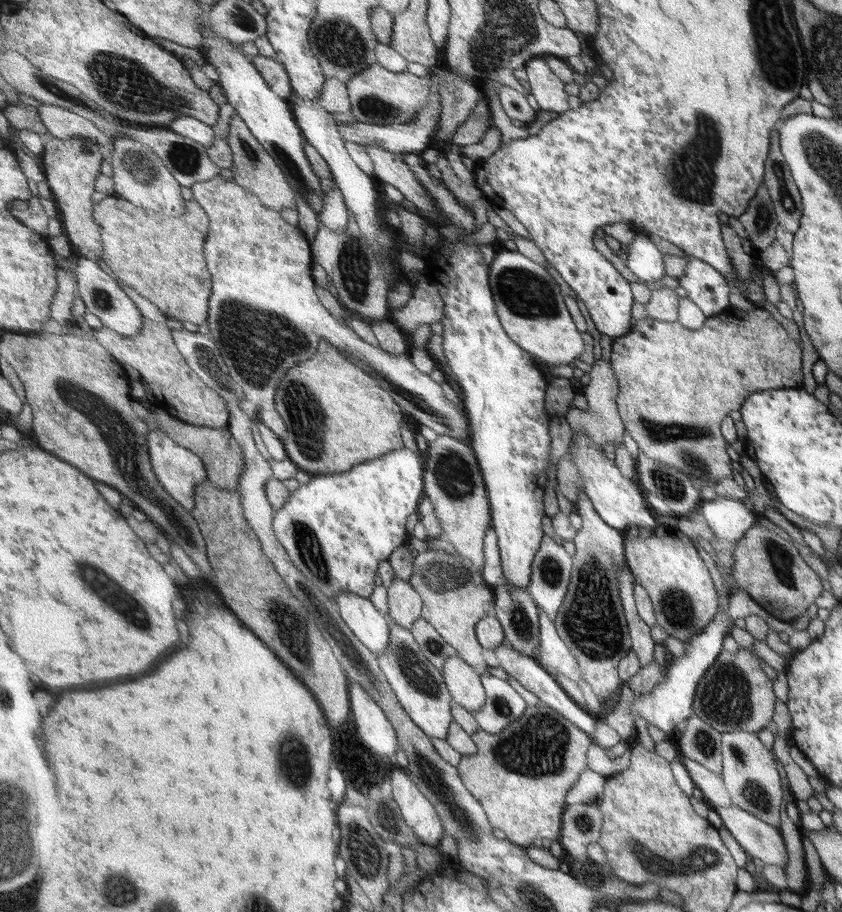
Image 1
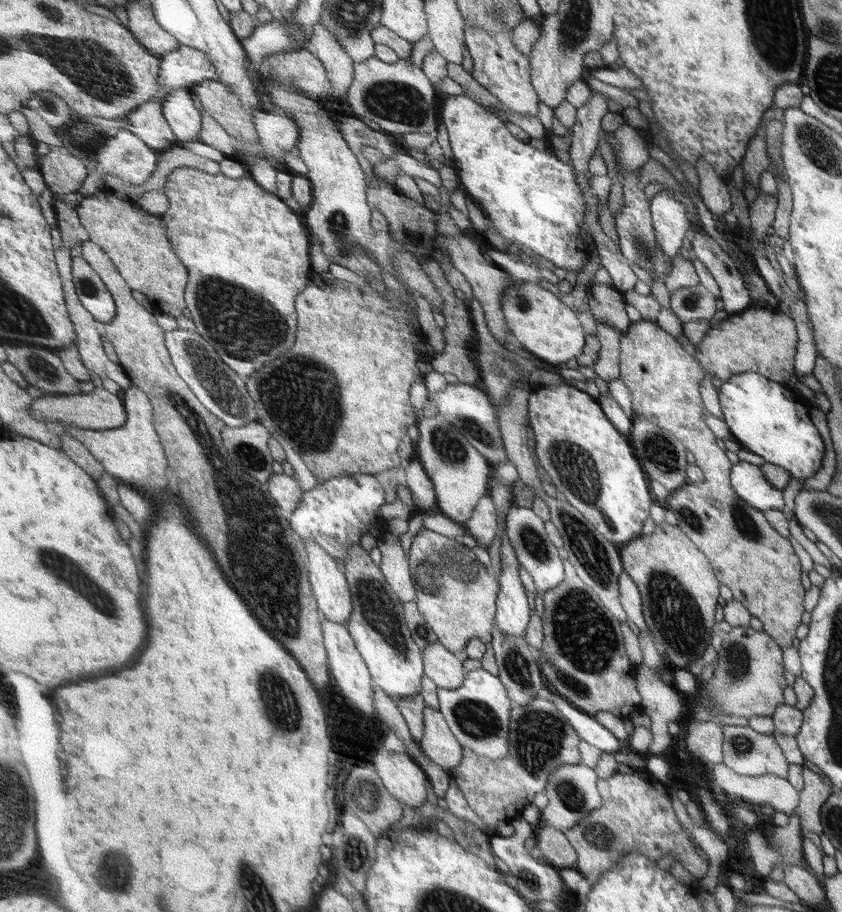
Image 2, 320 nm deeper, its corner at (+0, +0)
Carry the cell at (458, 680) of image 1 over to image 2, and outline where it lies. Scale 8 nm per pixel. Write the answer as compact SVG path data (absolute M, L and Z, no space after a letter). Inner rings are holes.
M438 640L424 648L423 652L425 675L435 681L438 687L455 690L463 684L465 668L463 661L447 650Z

